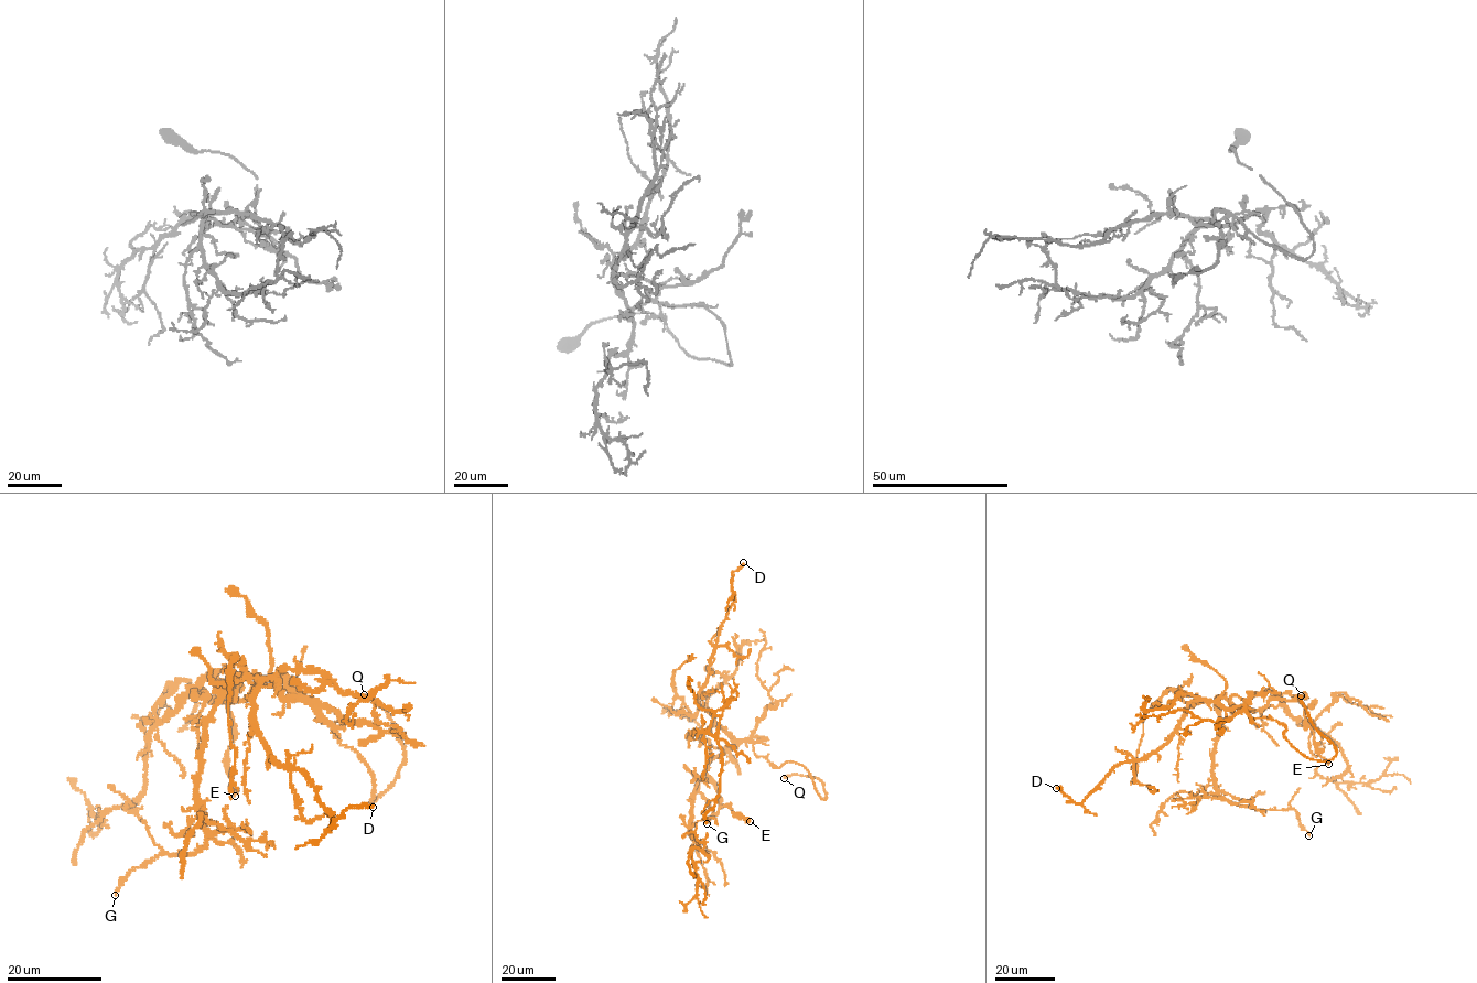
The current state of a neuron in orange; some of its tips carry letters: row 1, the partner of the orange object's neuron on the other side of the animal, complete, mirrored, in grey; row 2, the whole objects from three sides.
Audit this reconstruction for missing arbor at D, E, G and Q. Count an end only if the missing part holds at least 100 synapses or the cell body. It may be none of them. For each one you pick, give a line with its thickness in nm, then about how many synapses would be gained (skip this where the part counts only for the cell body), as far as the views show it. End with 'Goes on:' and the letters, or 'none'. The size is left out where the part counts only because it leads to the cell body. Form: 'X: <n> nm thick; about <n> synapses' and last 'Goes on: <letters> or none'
Q: 280 nm thick
Goes on: Q

